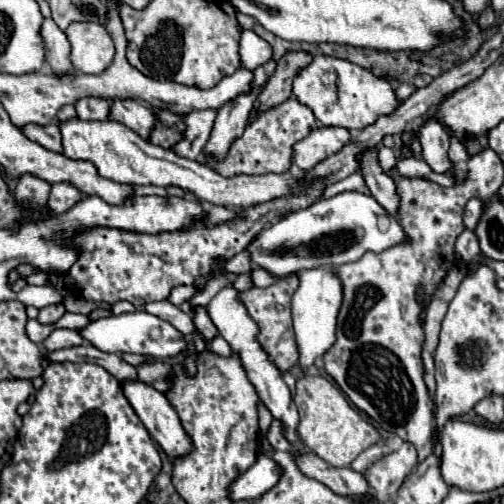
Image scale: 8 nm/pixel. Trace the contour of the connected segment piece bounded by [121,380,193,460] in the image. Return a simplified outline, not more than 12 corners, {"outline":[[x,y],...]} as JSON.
{"outline":[[123,382],[129,404],[171,460],[193,448],[175,408],[147,384]]}

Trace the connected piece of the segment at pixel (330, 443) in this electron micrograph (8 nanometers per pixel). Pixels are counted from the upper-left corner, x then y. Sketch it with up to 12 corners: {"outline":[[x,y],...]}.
{"outline":[[323,376],[297,378],[297,436],[331,466],[381,440]]}

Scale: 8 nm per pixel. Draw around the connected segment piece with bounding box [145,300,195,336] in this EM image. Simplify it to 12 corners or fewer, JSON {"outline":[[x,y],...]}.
{"outline":[[169,300],[147,304],[145,310],[171,322],[187,336],[195,330],[189,314]]}

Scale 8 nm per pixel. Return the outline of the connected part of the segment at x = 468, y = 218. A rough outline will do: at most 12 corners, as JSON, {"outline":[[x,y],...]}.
{"outline":[[471,198],[465,206],[463,222],[473,230],[483,212],[483,200]]}

